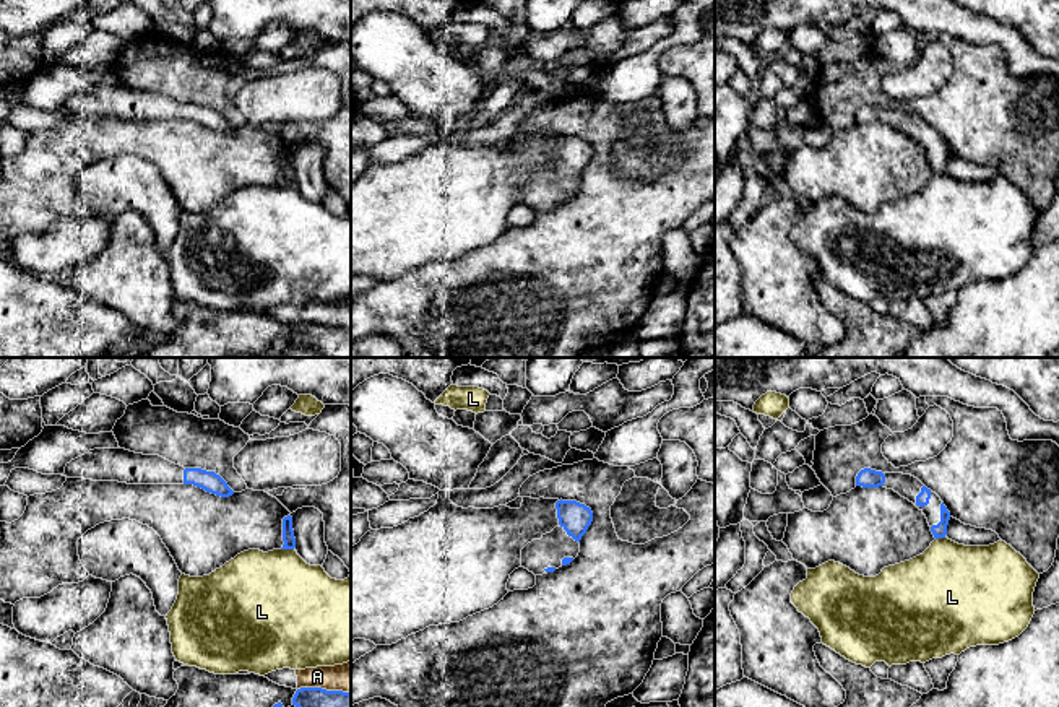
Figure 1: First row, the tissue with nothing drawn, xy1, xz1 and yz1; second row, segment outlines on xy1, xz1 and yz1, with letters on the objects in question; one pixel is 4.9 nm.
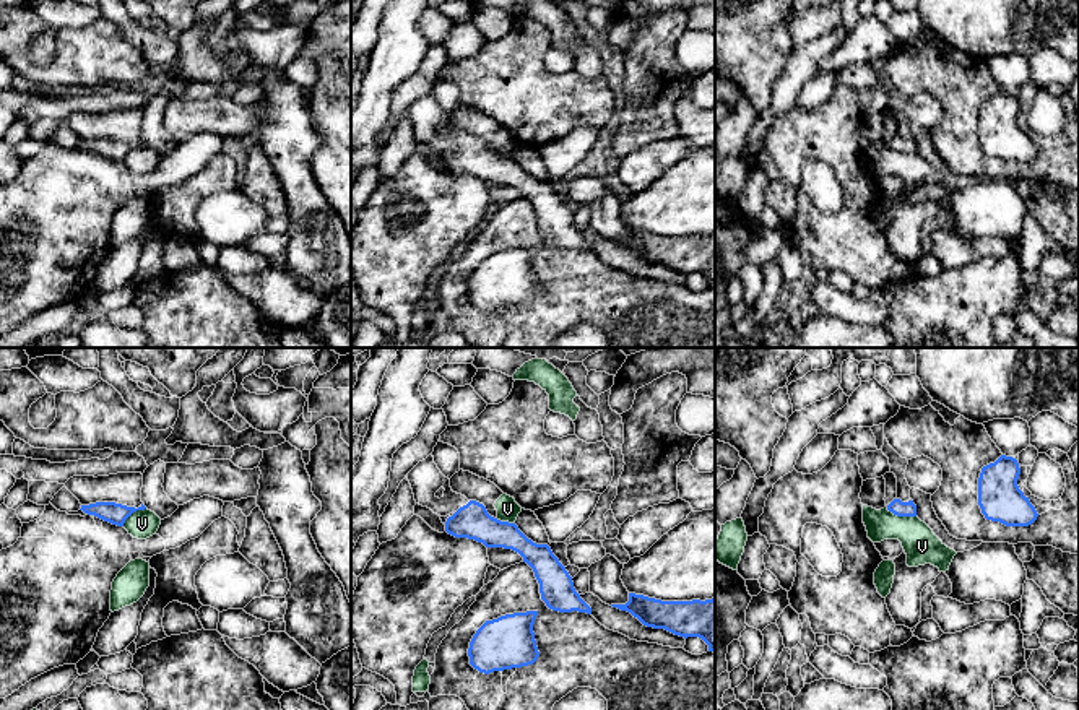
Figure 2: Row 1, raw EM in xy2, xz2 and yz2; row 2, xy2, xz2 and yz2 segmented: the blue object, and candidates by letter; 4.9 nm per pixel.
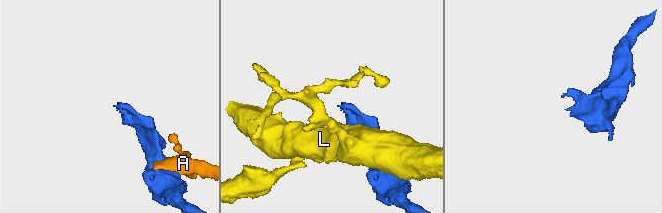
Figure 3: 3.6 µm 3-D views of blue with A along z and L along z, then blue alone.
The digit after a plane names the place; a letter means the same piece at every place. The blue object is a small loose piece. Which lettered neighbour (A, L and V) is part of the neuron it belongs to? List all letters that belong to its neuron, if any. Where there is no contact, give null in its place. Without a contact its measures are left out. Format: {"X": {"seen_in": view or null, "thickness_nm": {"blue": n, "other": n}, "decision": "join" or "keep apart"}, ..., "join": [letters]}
{"A": {"seen_in": "xy1", "thickness_nm": {"blue": 260, "other": 150}, "decision": "keep apart"}, "L": {"seen_in": "xy1", "thickness_nm": {"blue": 60, "other": 460}, "decision": "keep apart"}, "V": {"seen_in": "yz2", "thickness_nm": {"blue": 80, "other": 180}, "decision": "keep apart"}, "join": []}

